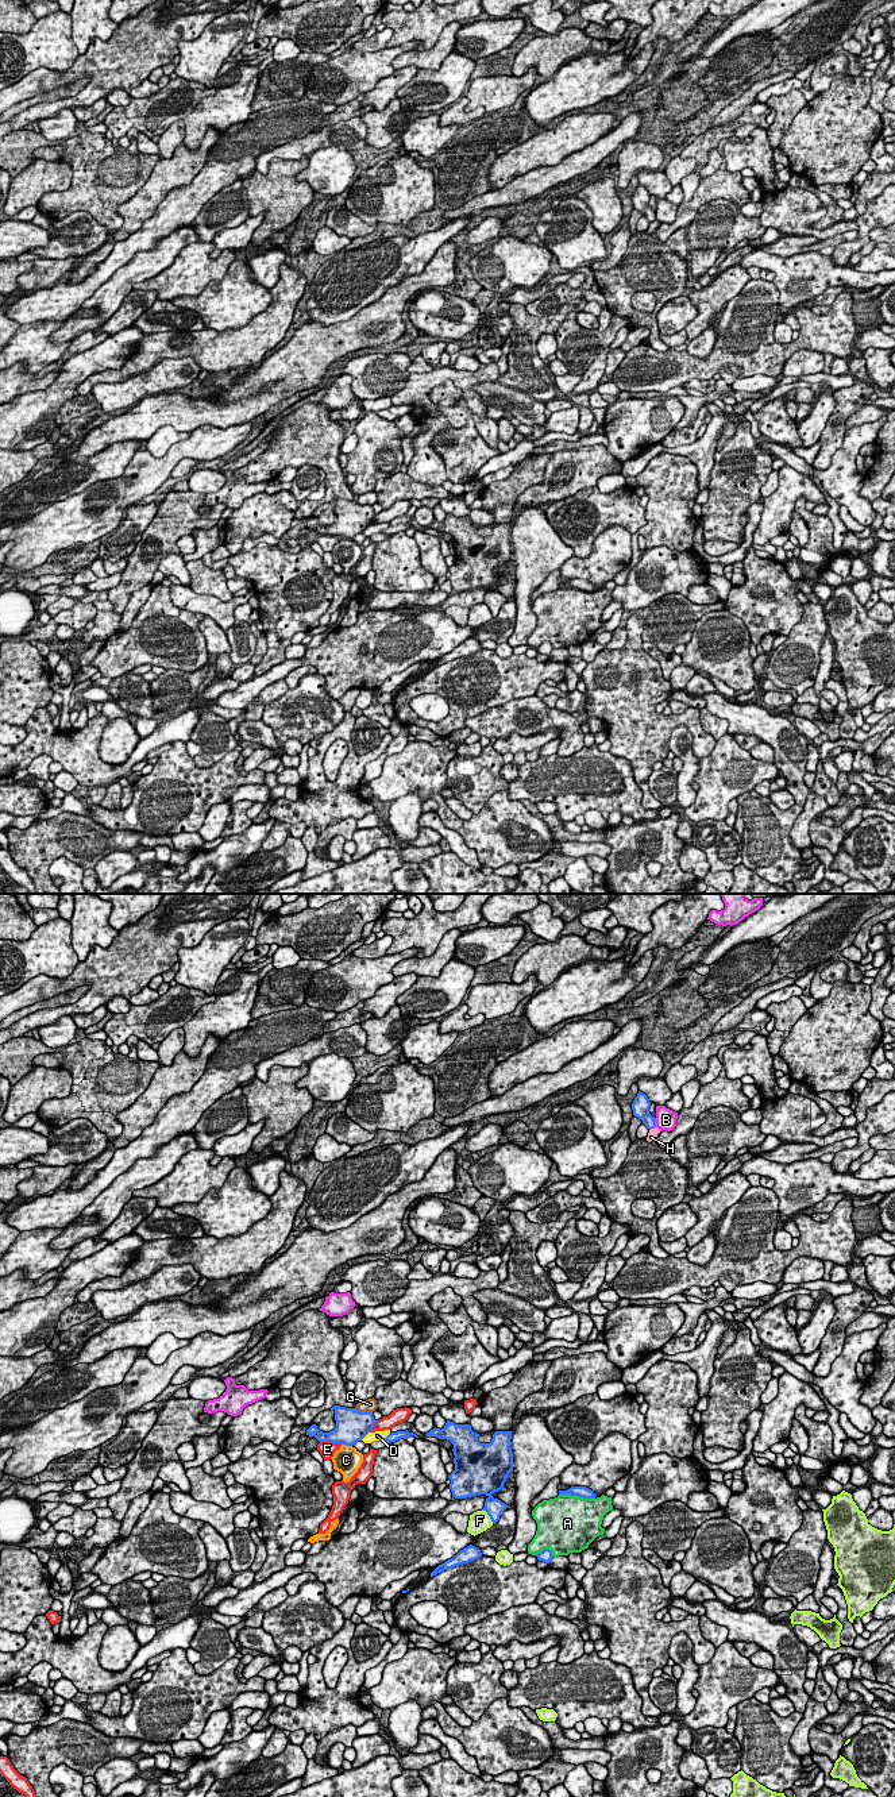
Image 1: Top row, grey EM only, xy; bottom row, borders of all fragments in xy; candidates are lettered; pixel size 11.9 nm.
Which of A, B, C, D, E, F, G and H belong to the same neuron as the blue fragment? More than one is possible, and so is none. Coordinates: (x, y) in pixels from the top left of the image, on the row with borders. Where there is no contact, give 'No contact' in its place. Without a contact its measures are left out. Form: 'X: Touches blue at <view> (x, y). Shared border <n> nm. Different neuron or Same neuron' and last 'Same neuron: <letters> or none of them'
A: Touches blue at xy (577, 1495). Shared border 440 nm. Different neuron
B: Touches blue at xy (655, 1122). Shared border 120 nm. Different neuron
C: Touches blue at xy (347, 1445). Shared border 130 nm. Different neuron
D: Touches blue at xy (386, 1437). Shared border 140 nm. Different neuron
E: Touches blue at xy (331, 1441). Shared border 260 nm. Different neuron
F: Touches blue at xy (487, 1514). Shared border 200 nm. Different neuron
G: Touches blue at xy (363, 1412). Shared border 220 nm. Different neuron
H: Touches blue at xy (652, 1128). Shared border 100 nm. Different neuron
Same neuron: none of them

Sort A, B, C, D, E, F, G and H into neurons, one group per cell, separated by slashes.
A / B / C D / E / F / G / H

